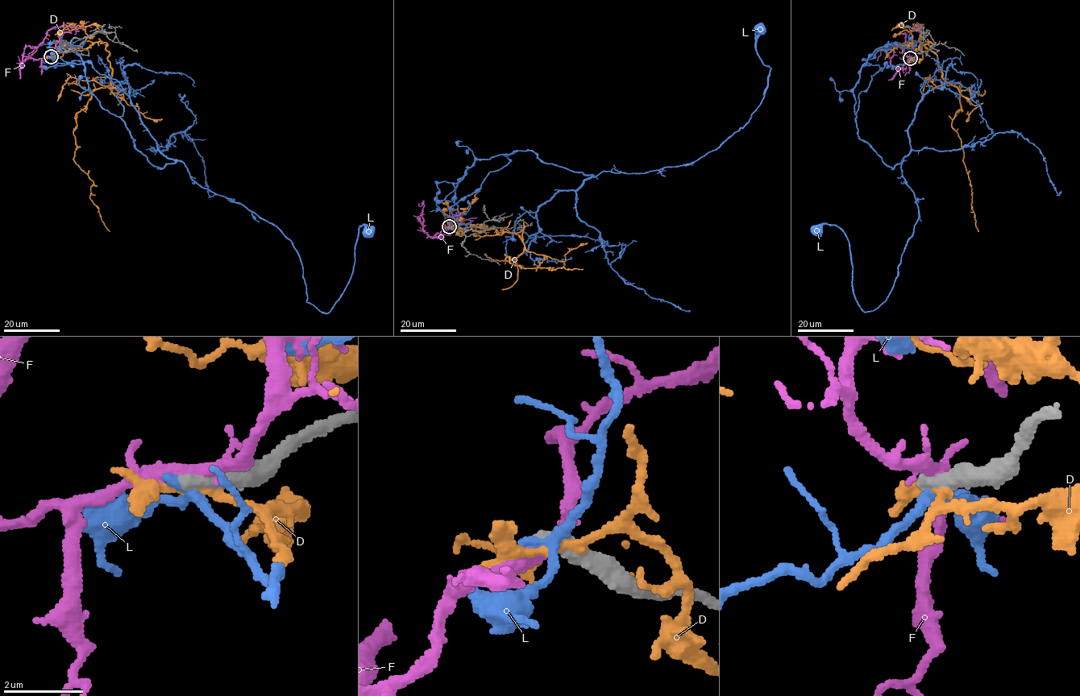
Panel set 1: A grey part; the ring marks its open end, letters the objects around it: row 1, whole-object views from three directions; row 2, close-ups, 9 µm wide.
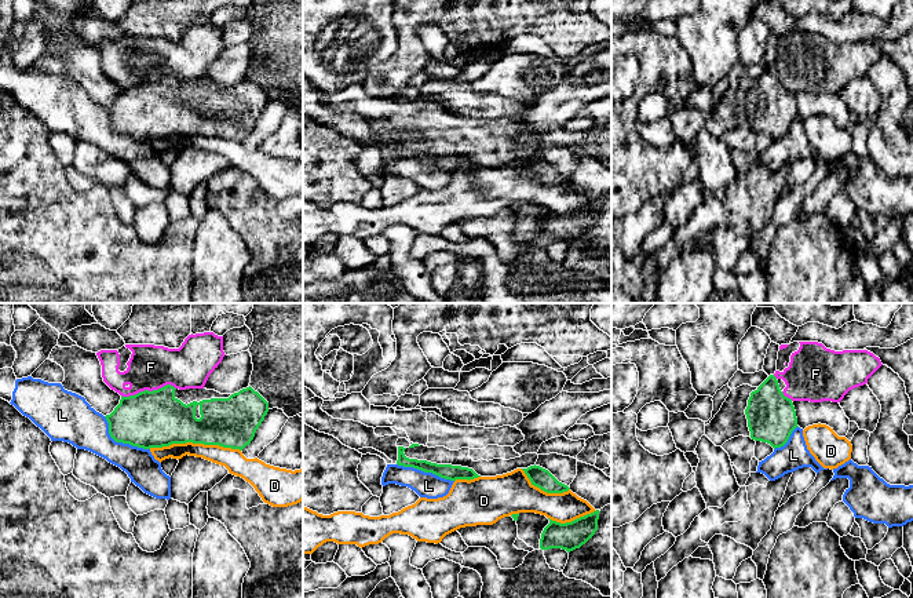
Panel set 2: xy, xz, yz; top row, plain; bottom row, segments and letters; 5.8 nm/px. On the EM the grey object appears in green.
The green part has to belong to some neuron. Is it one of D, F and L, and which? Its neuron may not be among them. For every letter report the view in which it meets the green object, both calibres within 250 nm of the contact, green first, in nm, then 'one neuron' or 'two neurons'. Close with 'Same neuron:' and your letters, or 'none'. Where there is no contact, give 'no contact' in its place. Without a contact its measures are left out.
D: meets green in xy; 320 nm thick on the green side, 130 nm on the other; two neurons
F: meets green in xy; 340 nm thick on the green side, 260 nm on the other; two neurons
L: meets green in xy; 340 nm thick on the green side, 240 nm on the other; two neurons
Same neuron: none

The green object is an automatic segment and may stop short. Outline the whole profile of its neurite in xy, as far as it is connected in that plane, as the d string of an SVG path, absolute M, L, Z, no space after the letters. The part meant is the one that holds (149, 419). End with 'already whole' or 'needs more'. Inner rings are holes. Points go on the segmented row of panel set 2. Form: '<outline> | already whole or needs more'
M167 384L153 391L121 395L120 404L105 417L116 442L143 449L193 442L242 451L253 440L267 412L269 402L251 386L234 394L220 394L207 389L179 390Z | needs more

